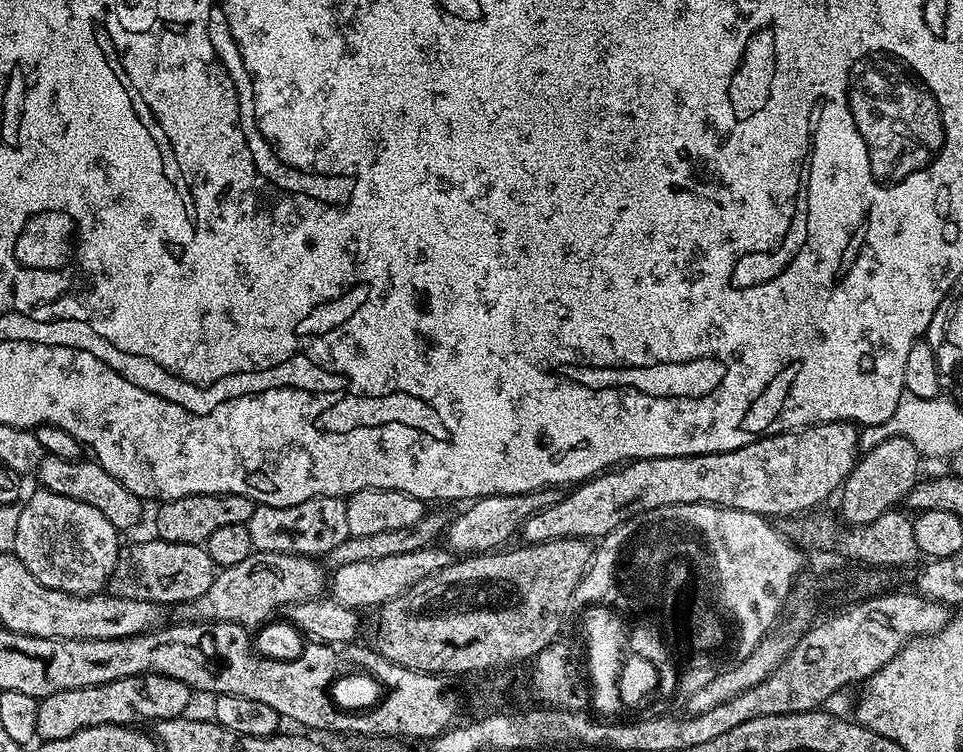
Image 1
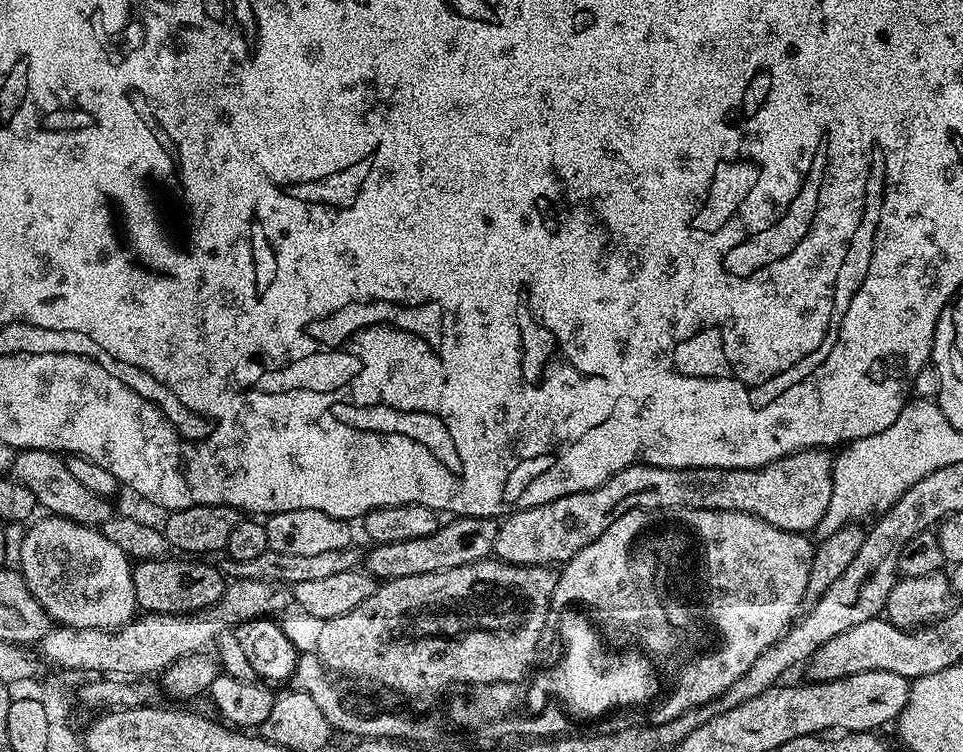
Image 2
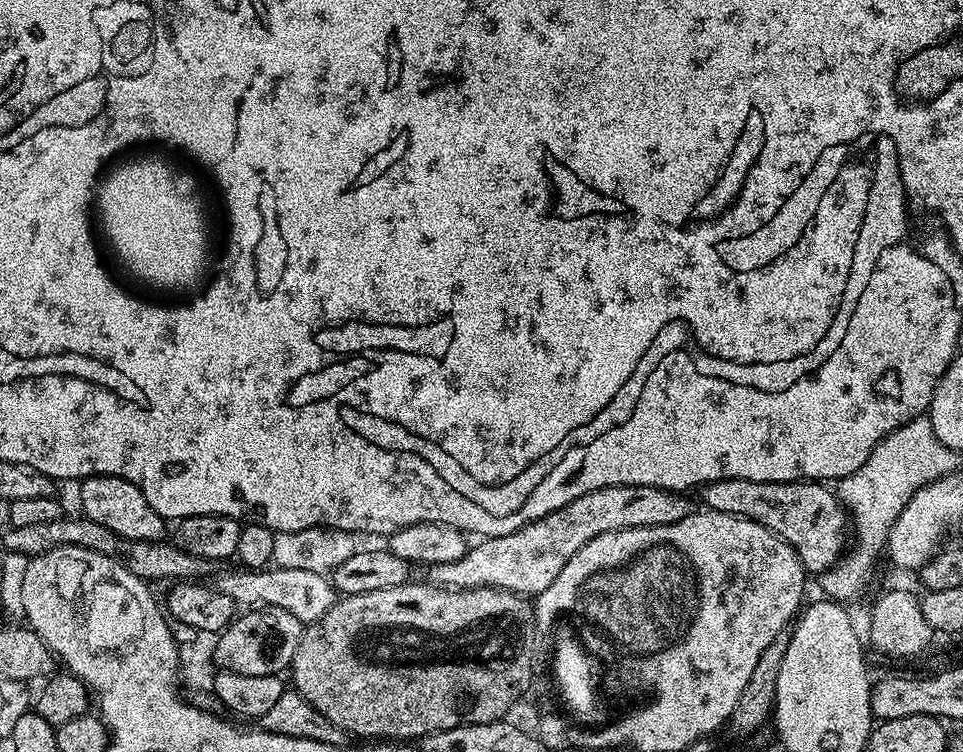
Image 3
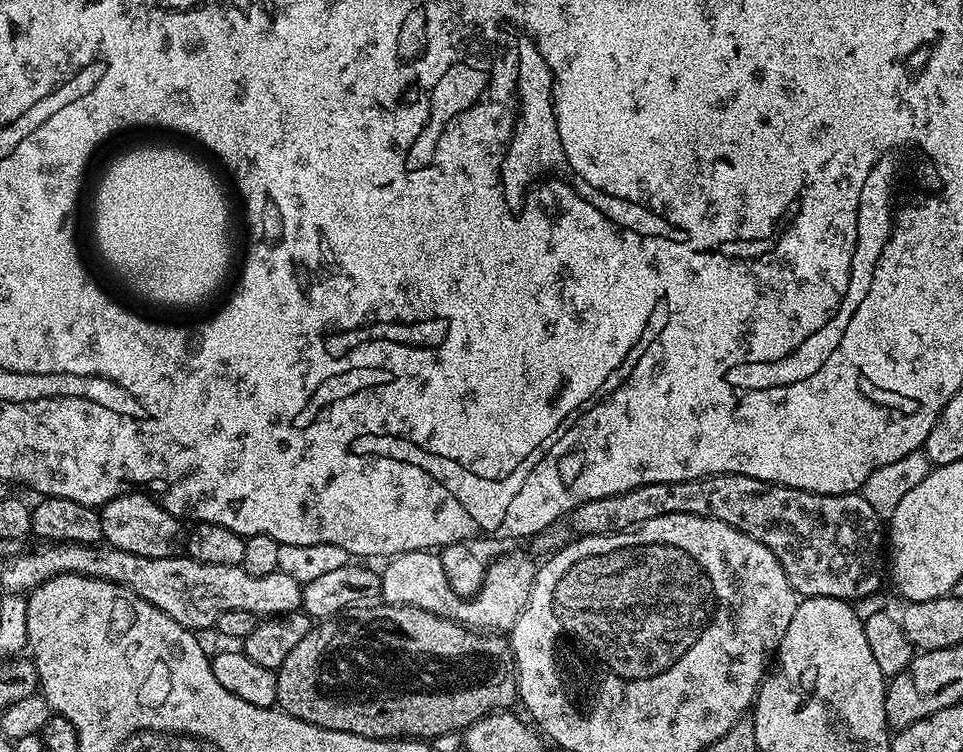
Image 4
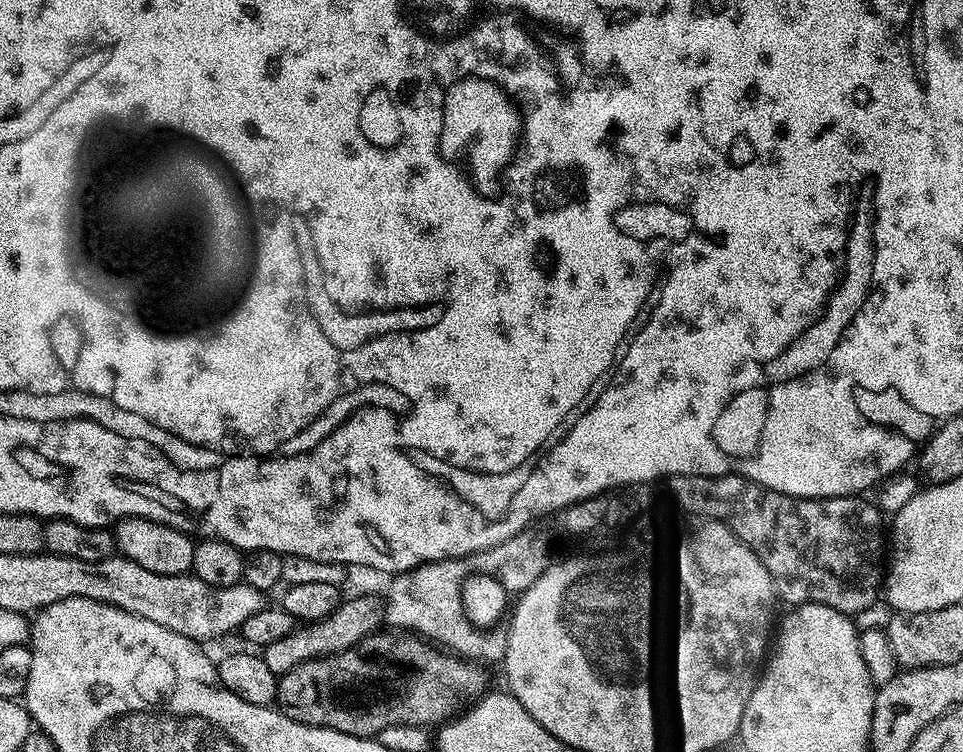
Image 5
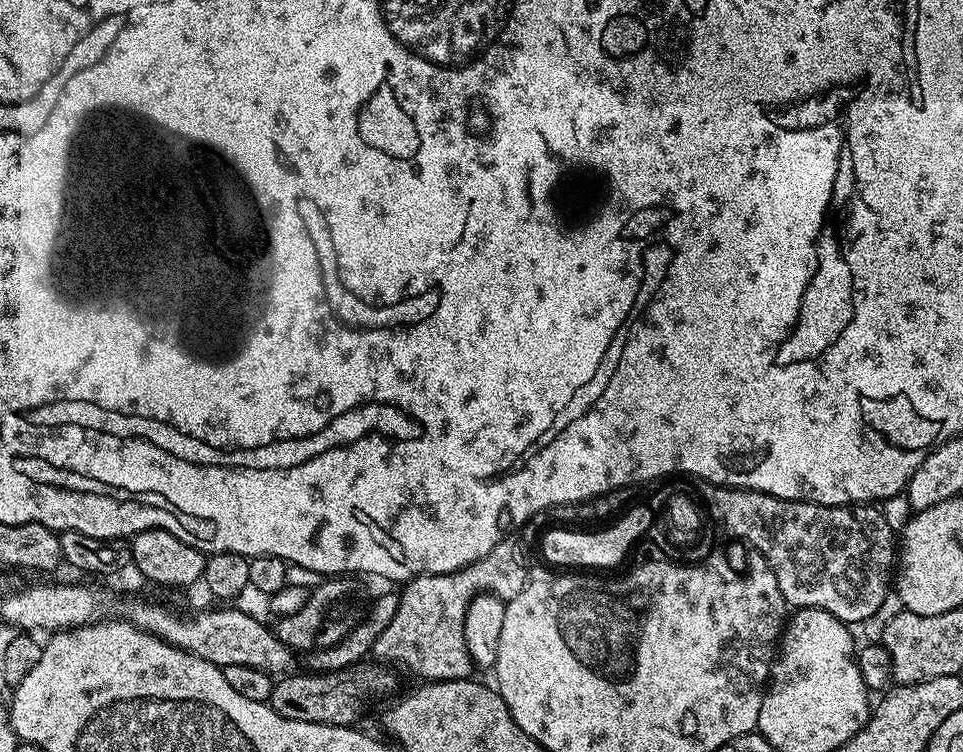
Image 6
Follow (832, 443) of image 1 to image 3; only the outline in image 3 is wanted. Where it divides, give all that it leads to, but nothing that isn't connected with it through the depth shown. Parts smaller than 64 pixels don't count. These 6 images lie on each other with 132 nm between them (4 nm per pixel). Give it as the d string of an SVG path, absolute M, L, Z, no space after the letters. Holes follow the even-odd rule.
M715 480L703 485L698 495L705 509L744 516L766 526L798 554L805 573L829 572L840 561L850 540L850 517L839 495L820 482L754 482ZM610 486L602 490L594 490L590 494L582 494L582 498L574 498L574 502L566 502L566 506L510 534L489 536L473 543L467 554L458 562L431 565L427 569L427 579L431 583L439 584L441 588L501 588L507 592L516 592L525 598L535 598L542 590L546 590L546 586L550 586L550 582L554 582L554 578L558 578L562 566L566 566L568 559L578 550L582 550L586 542L623 528L666 526L692 515L694 505L686 497L684 492L669 492L667 488L654 486Z

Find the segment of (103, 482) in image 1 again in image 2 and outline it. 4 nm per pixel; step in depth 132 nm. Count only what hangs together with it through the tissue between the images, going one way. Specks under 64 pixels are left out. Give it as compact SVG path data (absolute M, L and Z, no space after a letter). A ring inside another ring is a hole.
M29 448L17 451L12 458L10 476L22 486L26 486L30 494L34 494L37 505L45 513L65 516L68 520L76 520L79 524L89 526L102 526L114 515L114 509L108 505L111 504L109 497L86 490L86 486L82 486L70 475L67 463L57 453Z

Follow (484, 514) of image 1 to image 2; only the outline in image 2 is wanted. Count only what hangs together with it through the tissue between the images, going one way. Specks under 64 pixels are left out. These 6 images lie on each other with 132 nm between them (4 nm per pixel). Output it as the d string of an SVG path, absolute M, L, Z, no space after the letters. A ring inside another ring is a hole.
M457 516L441 523L440 529L426 538L414 538L406 542L386 542L369 547L362 564L369 576L383 582L394 578L410 578L410 574L430 574L450 570L454 566L466 566L493 555L496 535L500 529L495 519L487 516Z

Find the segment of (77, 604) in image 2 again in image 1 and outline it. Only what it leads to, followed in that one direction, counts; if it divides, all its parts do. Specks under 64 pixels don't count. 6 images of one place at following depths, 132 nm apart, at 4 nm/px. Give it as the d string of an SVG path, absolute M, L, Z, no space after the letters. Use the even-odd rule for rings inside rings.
M39 490L23 501L18 518L15 554L26 570L52 590L75 596L95 596L108 587L108 579L122 547L118 530L94 506L66 498L57 492Z

